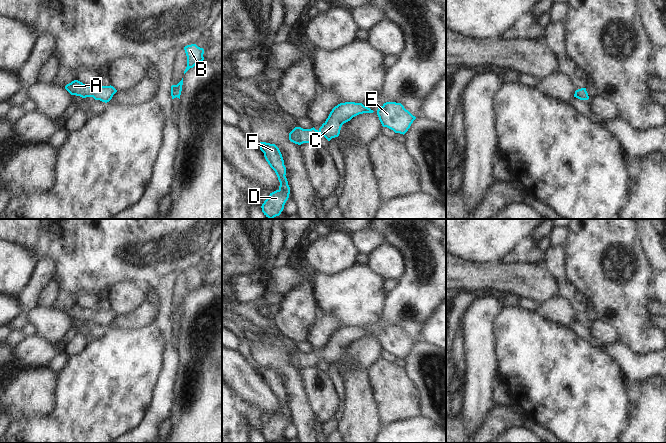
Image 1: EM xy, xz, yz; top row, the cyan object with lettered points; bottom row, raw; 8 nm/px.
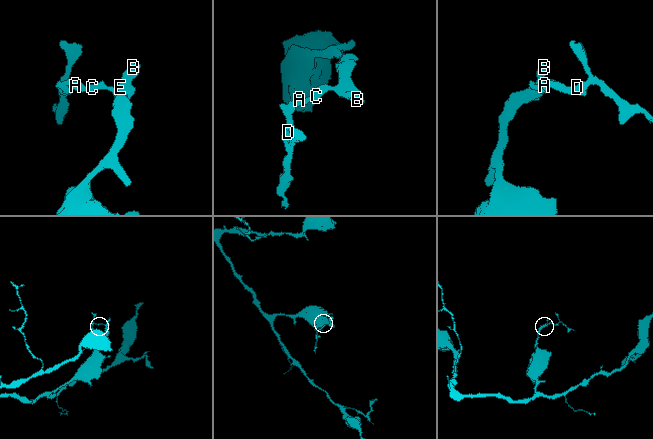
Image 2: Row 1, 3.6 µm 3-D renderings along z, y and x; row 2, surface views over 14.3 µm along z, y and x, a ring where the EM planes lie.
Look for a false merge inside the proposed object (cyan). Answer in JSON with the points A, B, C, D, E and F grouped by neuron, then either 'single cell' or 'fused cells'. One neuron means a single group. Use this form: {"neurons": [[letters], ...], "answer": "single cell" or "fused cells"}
{"neurons": [["A", "B", "C", "D", "E", "F"]], "answer": "single cell"}

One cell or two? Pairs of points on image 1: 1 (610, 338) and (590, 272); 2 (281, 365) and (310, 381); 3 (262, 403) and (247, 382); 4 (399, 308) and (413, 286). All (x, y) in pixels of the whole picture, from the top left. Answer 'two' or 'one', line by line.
1: two
2: two
3: one
4: one

